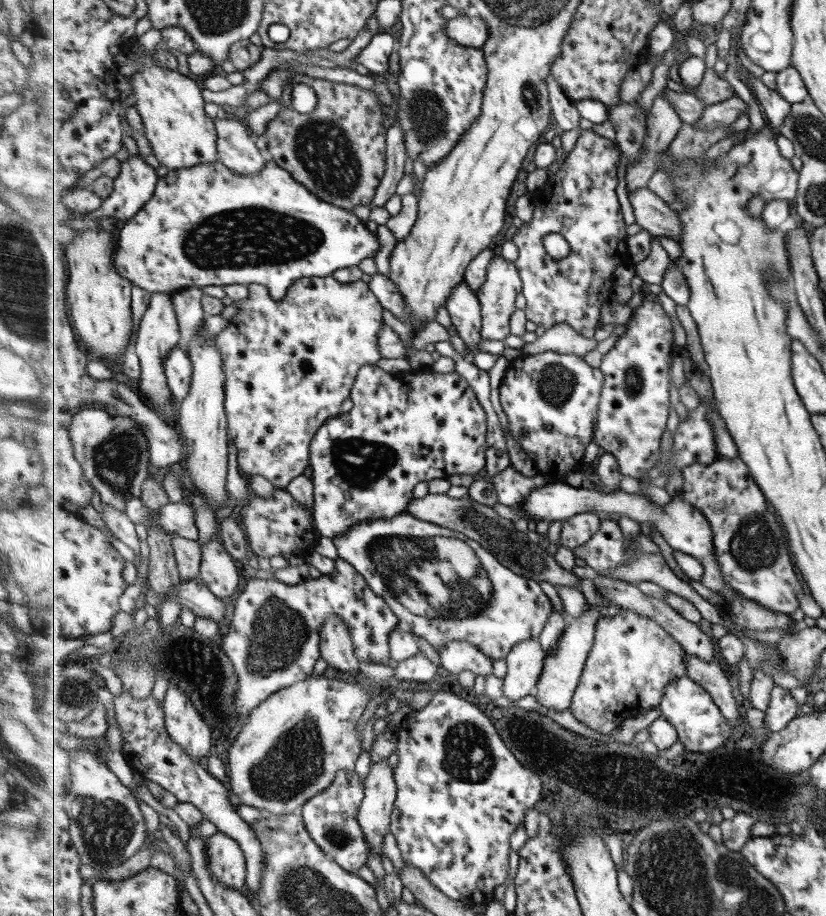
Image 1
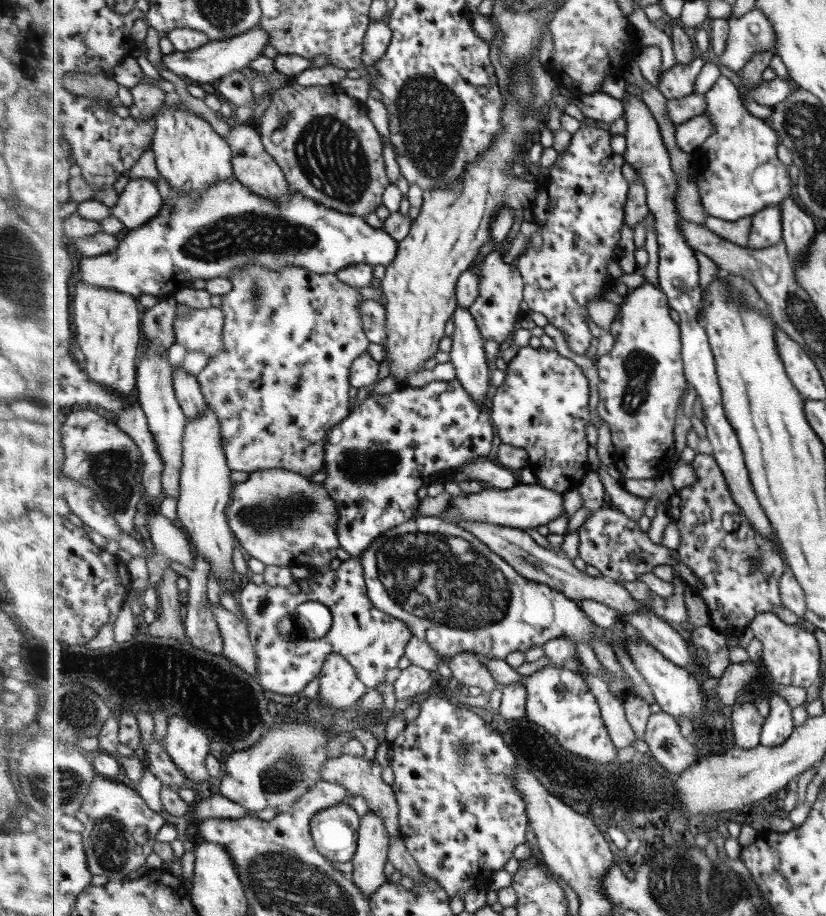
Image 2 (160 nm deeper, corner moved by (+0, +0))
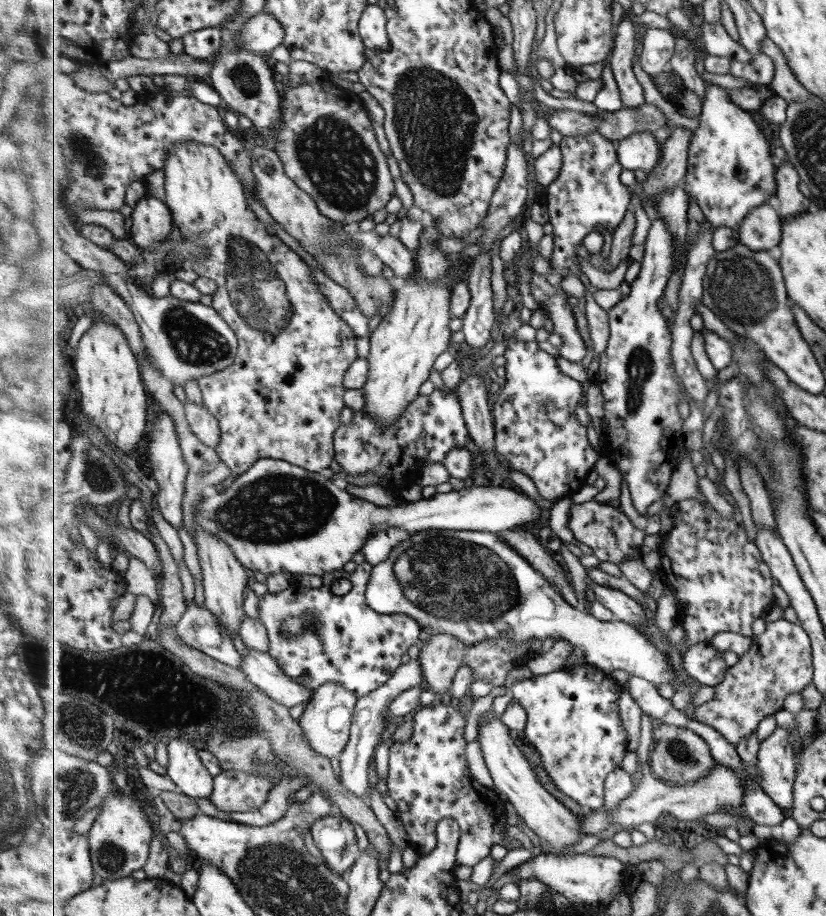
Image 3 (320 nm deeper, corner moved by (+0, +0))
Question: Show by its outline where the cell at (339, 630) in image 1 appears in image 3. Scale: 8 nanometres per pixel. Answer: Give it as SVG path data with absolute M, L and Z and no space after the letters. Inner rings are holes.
M325 682L323 686L315 688L313 698L299 718L305 738L315 752L327 756L327 759L341 756L350 739L358 699L342 682Z

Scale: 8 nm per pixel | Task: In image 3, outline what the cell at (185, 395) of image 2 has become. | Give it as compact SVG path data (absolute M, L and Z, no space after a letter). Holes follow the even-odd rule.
M188 399L183 404L185 418L187 418L191 430L199 437L201 442L204 442L211 448L217 449L222 439L219 420L209 411L207 406L195 402L194 399Z

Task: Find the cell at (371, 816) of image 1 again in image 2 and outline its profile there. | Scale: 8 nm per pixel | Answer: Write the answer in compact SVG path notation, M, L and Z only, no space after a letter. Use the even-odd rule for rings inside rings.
M369 809L362 818L358 850L351 860L351 879L369 898L373 898L388 881L385 864L389 860L390 838L389 831L385 829L385 819Z

